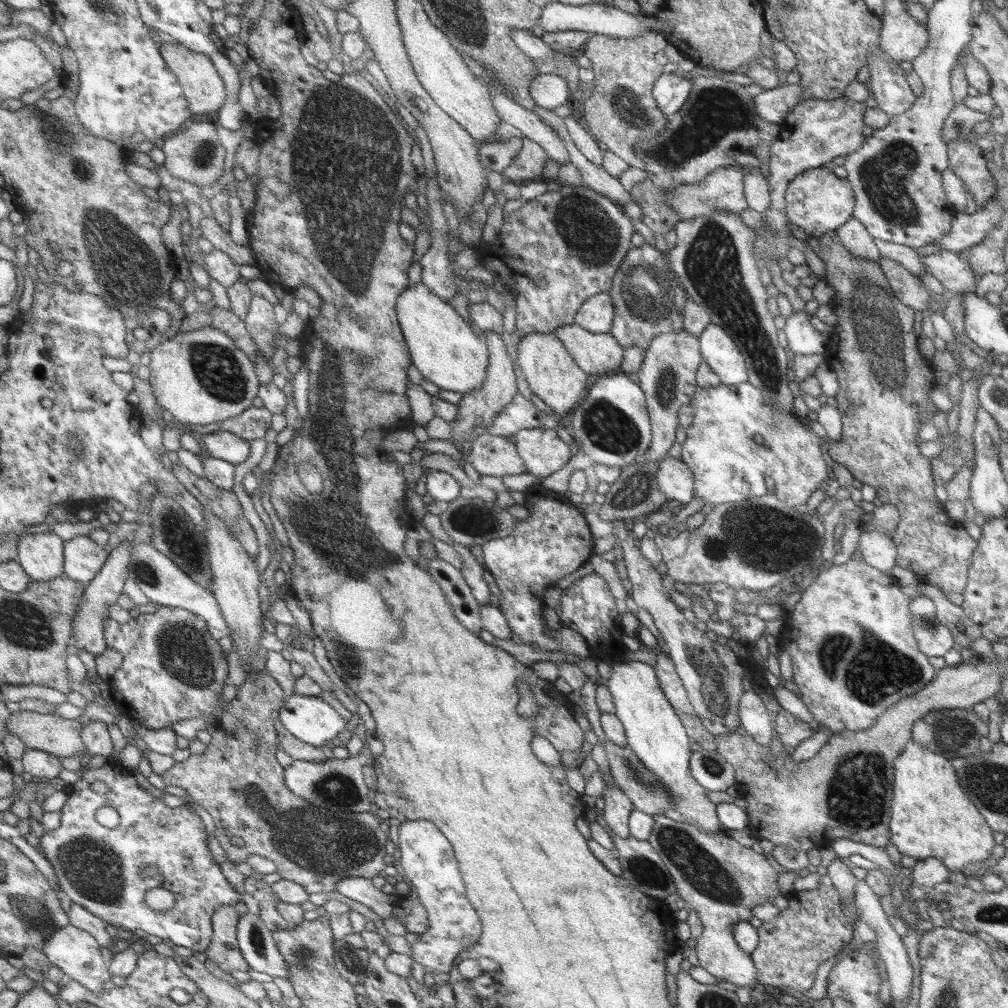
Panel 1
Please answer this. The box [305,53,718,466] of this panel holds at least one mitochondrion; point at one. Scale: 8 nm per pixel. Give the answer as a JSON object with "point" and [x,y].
{"point":[647,293]}

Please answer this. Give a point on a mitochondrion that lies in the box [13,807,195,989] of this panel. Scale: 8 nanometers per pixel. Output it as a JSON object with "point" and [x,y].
{"point":[94,873]}

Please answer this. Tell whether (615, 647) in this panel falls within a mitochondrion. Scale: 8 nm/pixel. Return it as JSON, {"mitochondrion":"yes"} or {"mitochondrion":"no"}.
{"mitochondrion":"no"}

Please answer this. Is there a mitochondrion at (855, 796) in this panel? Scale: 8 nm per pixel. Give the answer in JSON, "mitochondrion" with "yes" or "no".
{"mitochondrion":"yes"}

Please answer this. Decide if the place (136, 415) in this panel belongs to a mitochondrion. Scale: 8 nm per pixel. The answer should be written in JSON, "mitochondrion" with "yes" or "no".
{"mitochondrion":"no"}

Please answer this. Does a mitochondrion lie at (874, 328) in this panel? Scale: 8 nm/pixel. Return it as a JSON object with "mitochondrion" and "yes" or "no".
{"mitochondrion":"yes"}

